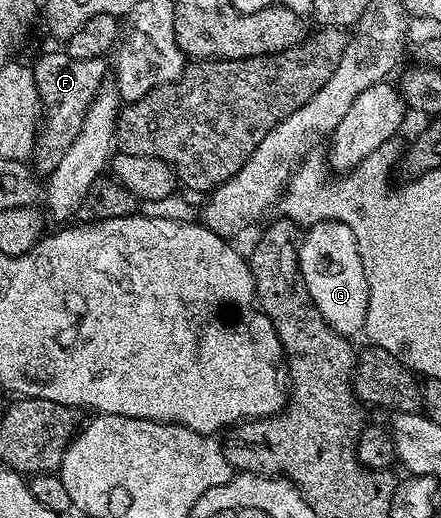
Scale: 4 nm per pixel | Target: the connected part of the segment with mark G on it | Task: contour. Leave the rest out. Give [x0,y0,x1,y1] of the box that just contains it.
[298,220,369,338]

